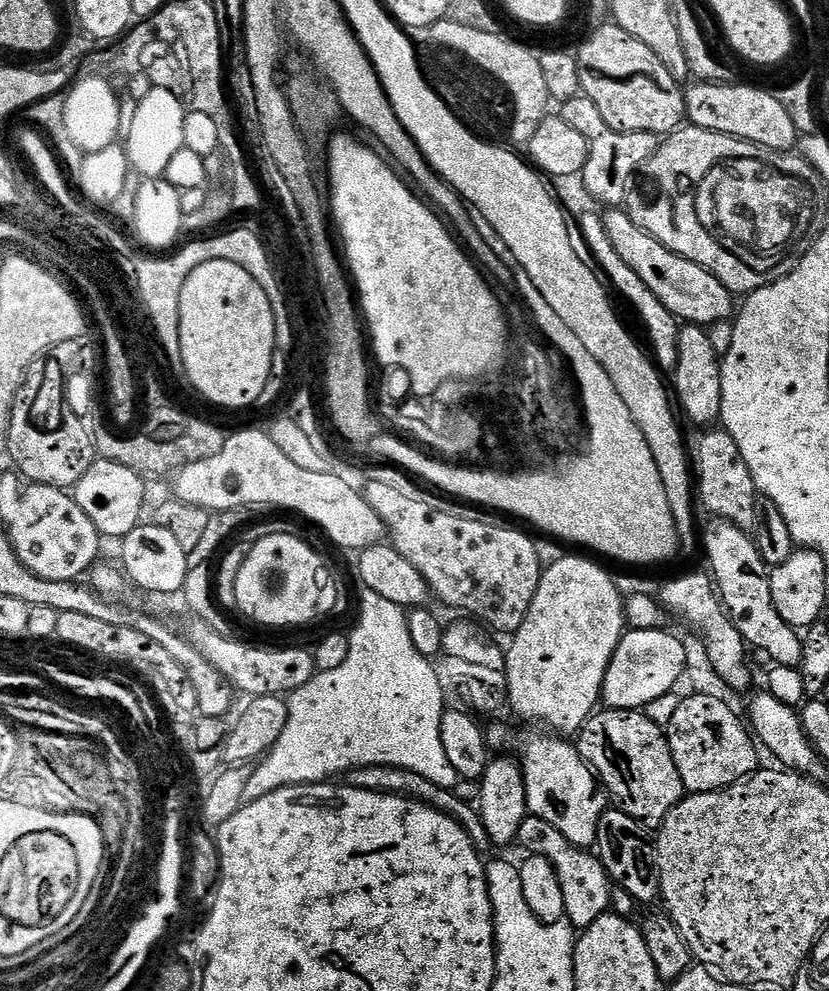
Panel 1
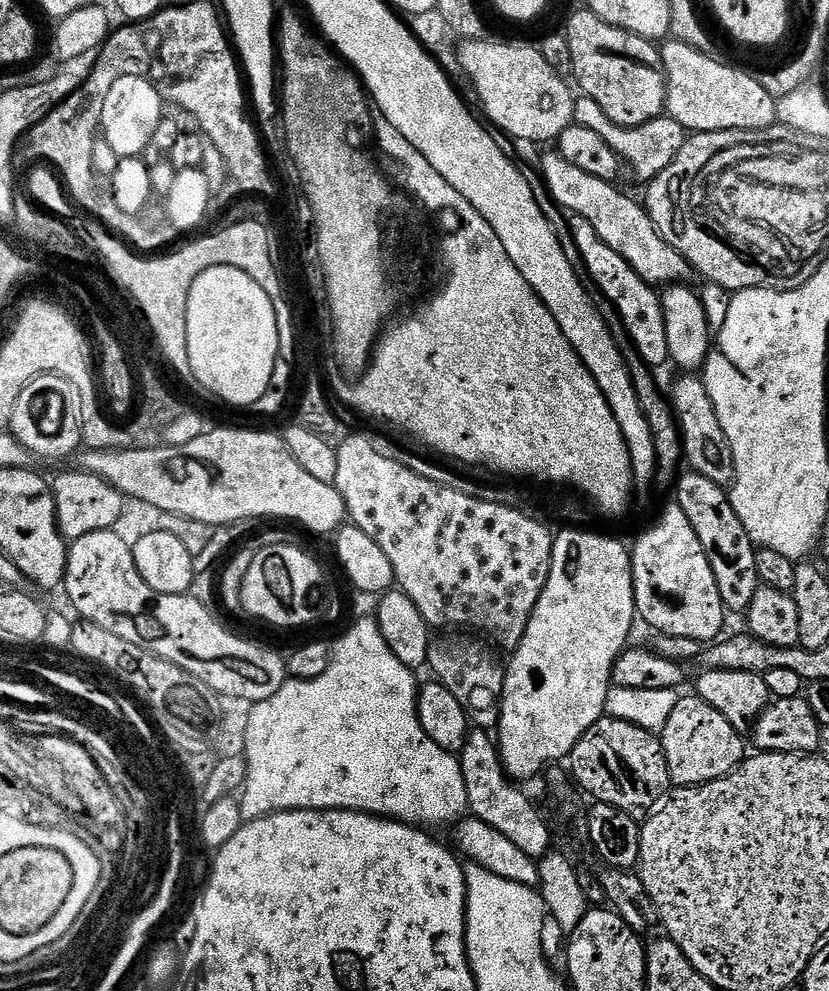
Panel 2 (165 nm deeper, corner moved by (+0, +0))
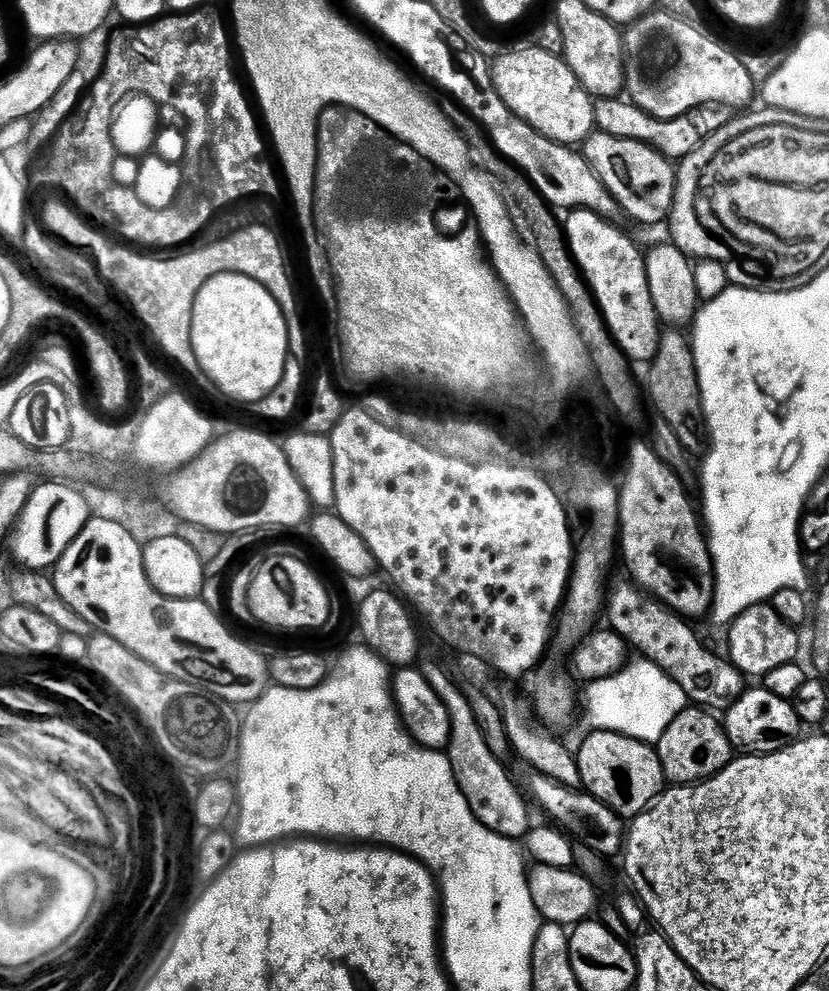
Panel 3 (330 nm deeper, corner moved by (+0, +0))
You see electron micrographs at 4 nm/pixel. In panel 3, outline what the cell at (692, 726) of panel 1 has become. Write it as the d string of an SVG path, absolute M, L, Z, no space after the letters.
M689 706L682 714L678 714L678 718L674 718L674 722L670 722L666 734L662 734L659 744L655 745L665 781L676 786L698 784L717 776L733 760L734 749L724 732L723 723L712 716L715 715L711 711Z

